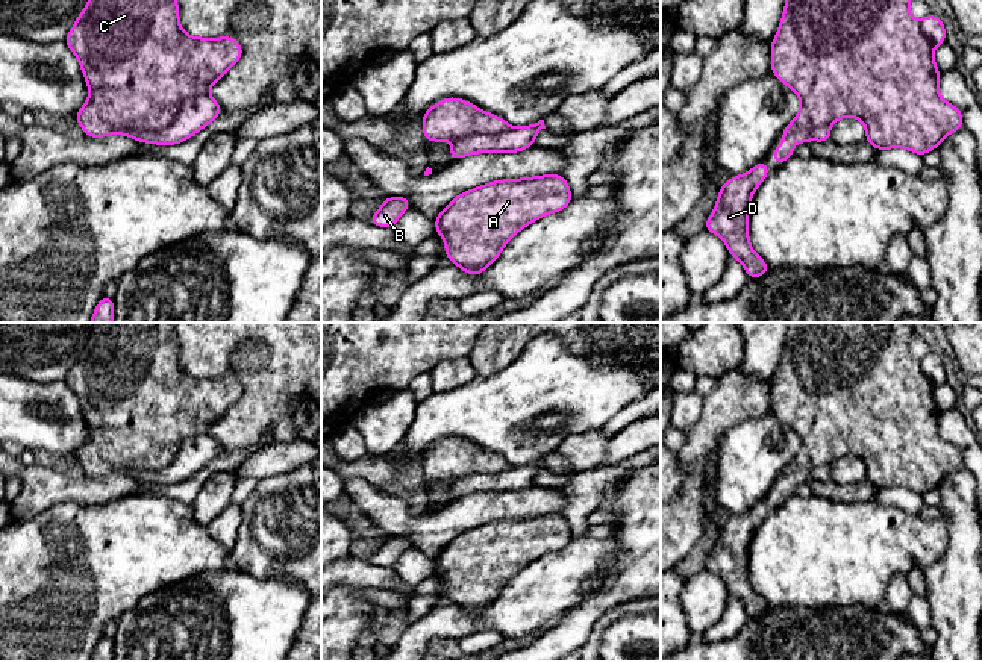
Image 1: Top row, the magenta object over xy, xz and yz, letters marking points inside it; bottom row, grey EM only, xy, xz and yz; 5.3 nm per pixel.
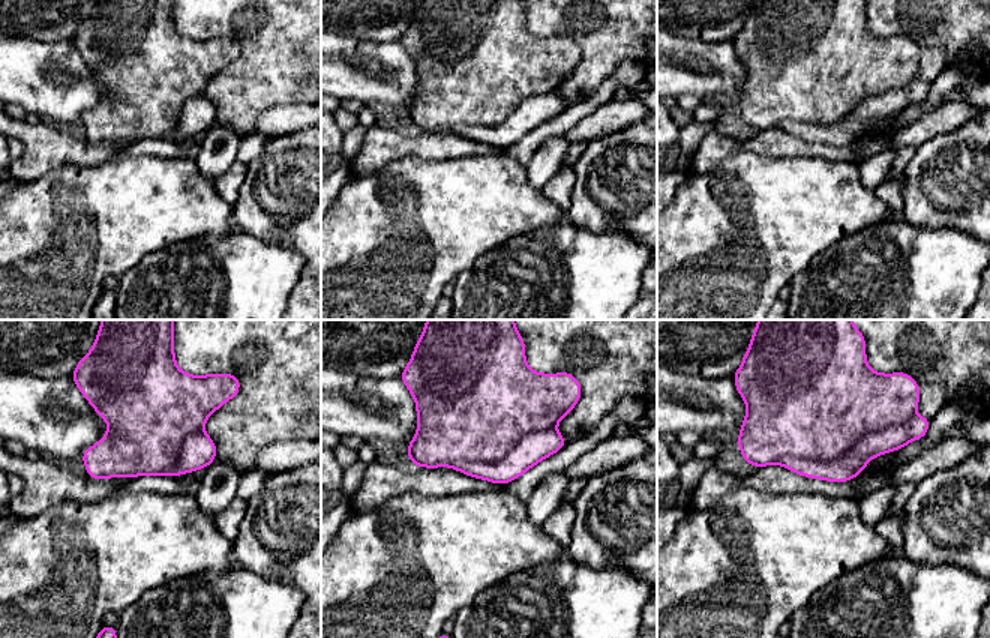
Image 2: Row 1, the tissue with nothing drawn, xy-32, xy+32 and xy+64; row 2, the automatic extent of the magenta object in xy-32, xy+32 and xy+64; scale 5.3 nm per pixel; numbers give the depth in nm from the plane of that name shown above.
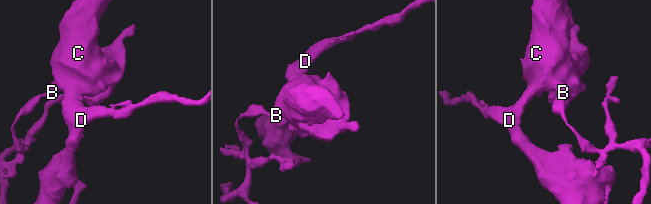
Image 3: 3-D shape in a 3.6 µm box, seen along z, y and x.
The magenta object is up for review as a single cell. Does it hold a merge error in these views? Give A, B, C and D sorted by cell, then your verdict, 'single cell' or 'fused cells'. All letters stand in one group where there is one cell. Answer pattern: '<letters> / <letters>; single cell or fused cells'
A C D / B; fused cells

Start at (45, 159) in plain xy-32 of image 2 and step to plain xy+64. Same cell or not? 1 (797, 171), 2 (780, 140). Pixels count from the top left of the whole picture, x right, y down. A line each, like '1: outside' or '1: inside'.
1: outside
2: inside

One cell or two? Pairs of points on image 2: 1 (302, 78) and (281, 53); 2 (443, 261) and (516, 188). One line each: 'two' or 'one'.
1: one
2: one

